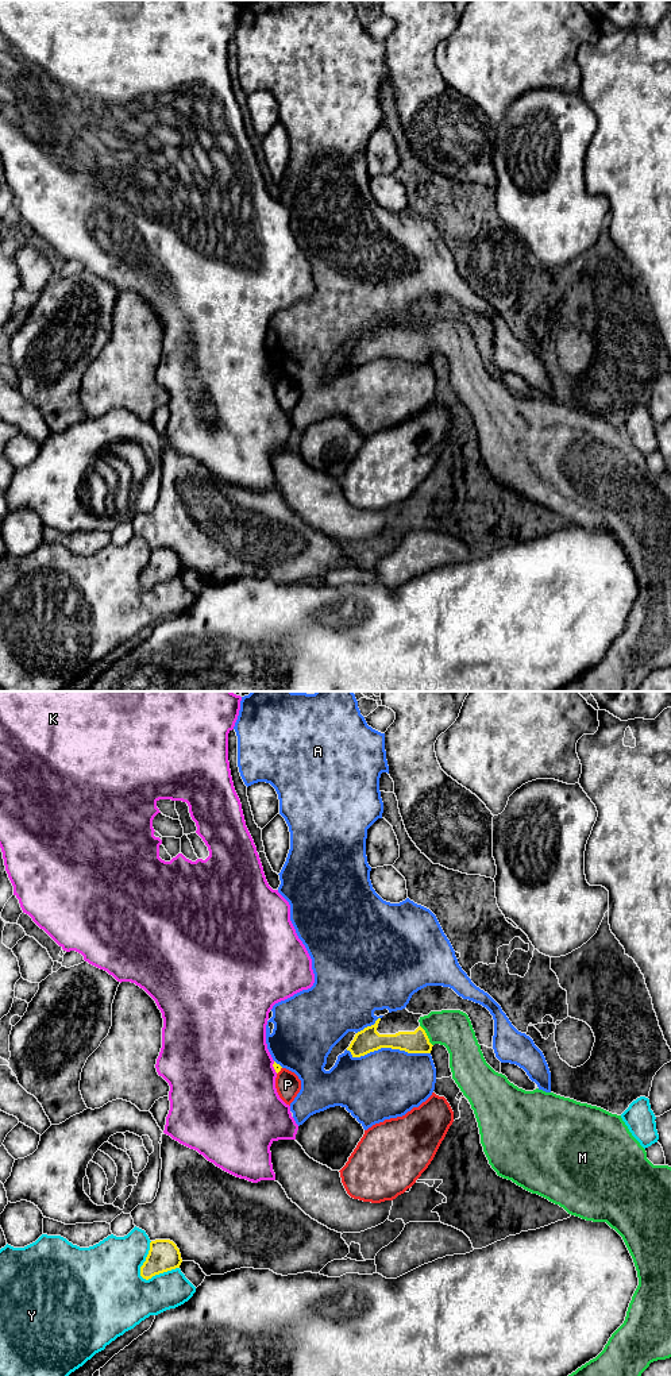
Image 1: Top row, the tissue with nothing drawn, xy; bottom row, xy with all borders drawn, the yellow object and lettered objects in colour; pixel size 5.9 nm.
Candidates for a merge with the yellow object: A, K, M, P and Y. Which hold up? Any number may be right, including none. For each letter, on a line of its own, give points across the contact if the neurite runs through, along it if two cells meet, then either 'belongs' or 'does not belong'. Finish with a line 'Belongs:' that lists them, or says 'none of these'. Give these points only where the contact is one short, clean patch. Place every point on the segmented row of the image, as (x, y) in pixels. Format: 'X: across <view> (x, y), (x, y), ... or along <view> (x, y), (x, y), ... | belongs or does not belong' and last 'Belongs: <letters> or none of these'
A: does not belong
K: does not belong
M: belongs
P: does not belong
Y: does not belong
Belongs: M

